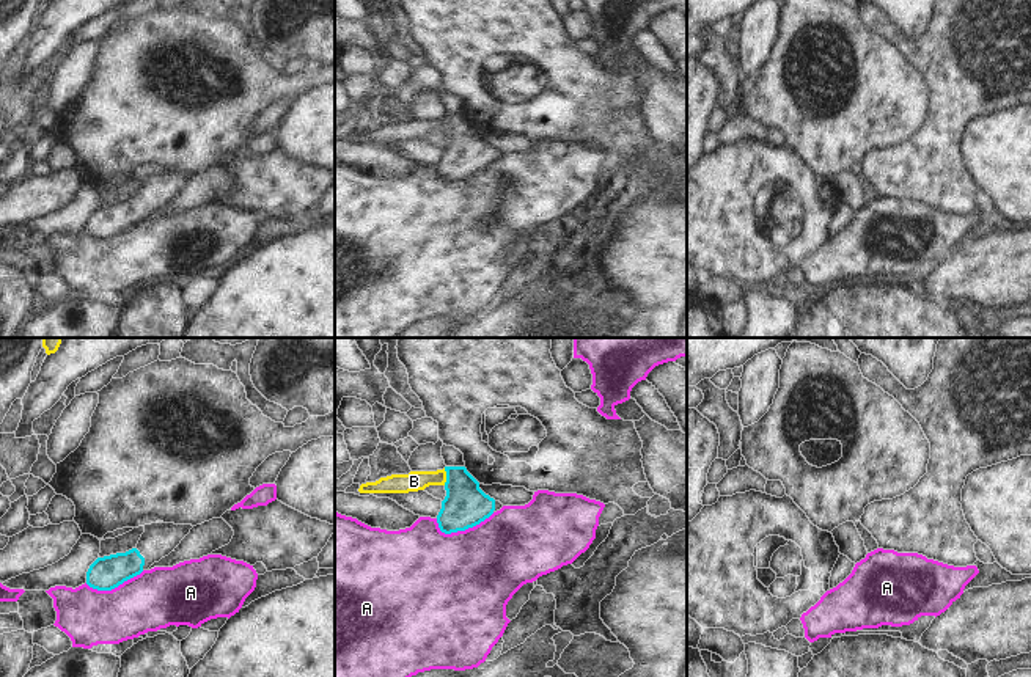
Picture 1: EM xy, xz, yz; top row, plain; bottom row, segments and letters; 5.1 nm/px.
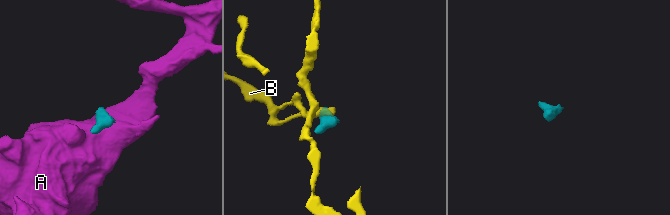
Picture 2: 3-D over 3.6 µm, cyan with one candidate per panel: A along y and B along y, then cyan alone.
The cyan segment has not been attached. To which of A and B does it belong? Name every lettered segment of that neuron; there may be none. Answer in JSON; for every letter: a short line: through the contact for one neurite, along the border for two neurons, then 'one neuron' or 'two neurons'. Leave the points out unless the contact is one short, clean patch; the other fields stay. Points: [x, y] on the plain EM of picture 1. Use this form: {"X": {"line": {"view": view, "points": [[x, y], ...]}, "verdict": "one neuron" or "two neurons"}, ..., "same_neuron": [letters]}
{"A": {"verdict": "two neurons"}, "B": {"line": {"view": "xz", "points": [[443, 117], [445, 132]]}, "verdict": "two neurons"}, "same_neuron": []}

